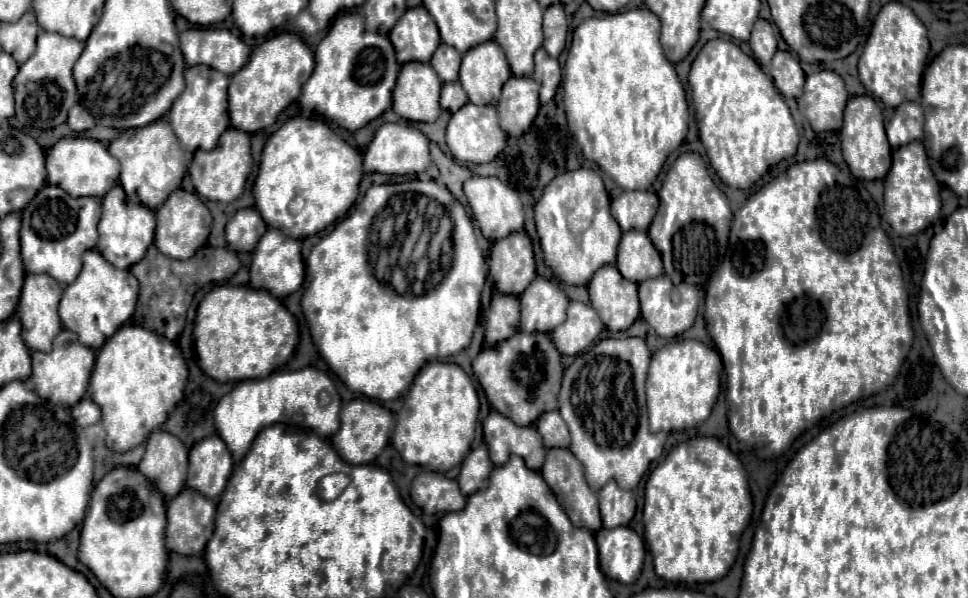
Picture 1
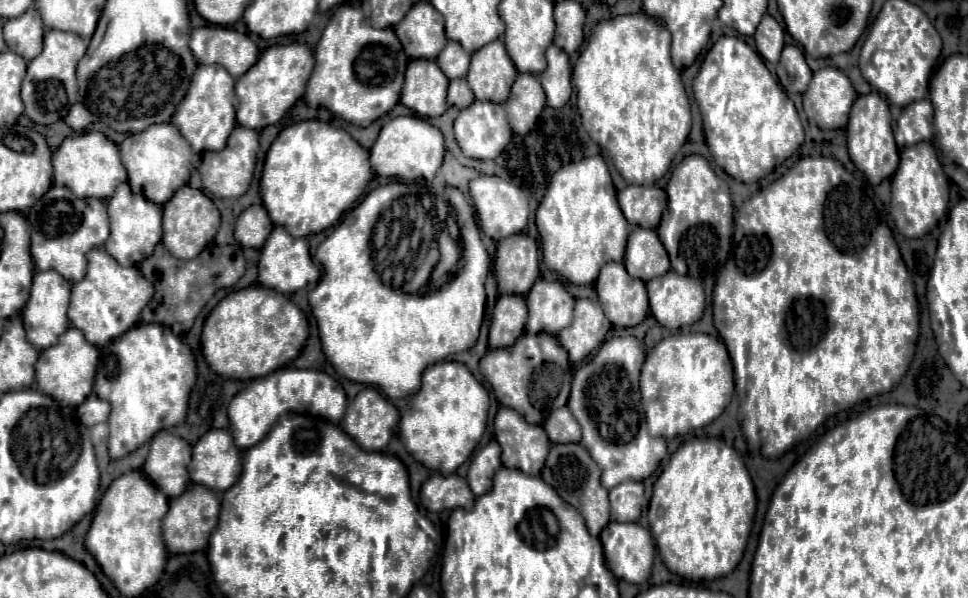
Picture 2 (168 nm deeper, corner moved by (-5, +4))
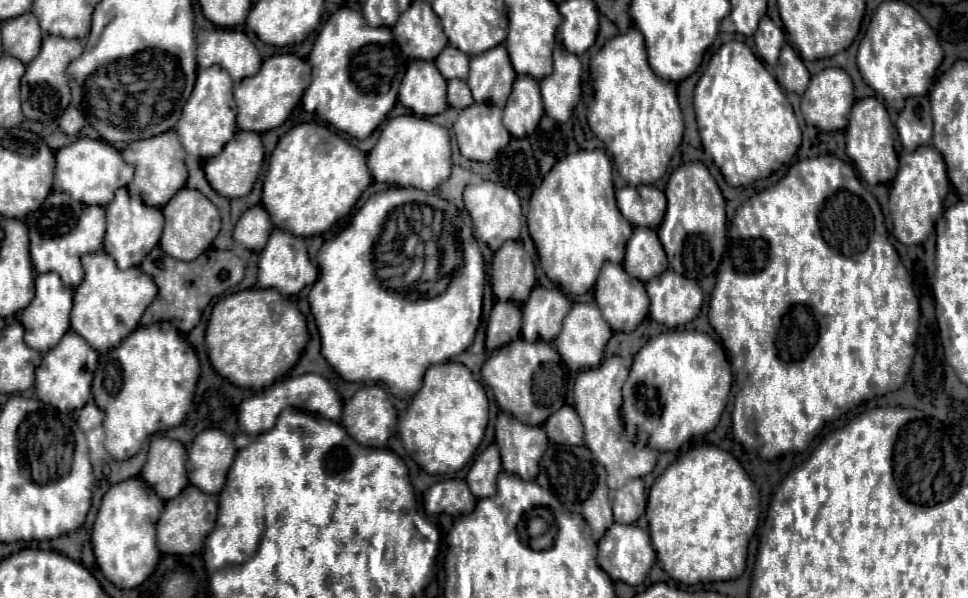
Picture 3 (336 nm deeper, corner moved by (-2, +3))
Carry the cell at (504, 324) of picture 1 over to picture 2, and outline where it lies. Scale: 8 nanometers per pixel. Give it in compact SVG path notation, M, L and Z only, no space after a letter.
M501 295L493 309L493 321L489 329L489 347L511 347L515 339L523 333L527 323L525 297L521 295Z

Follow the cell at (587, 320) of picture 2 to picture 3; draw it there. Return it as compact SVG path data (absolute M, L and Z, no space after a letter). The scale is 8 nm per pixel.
M574 304L570 314L566 316L566 320L562 322L562 332L554 340L554 346L556 346L558 354L562 356L562 362L570 370L598 368L598 364L604 358L604 348L606 348L606 342L610 340L610 336L612 336L612 330L604 322L600 308L596 304Z

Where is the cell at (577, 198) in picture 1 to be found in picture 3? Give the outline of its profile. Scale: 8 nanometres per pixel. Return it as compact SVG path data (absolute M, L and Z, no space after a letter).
M578 150L576 154L570 154L554 164L554 168L544 176L542 184L530 196L528 230L536 244L542 270L552 282L560 284L570 294L586 294L592 290L604 262L622 264L626 240L630 238L634 226L618 212L612 184L612 164L604 150Z

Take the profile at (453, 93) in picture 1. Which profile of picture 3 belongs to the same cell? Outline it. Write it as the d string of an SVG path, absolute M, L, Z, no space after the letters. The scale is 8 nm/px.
M450 80L448 82L448 104L456 110L468 108L470 104L474 104L474 100L470 96L470 88L464 80Z

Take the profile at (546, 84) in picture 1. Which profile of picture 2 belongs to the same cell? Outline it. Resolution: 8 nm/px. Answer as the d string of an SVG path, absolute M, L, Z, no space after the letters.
M549 45L545 57L547 57L547 69L539 75L539 81L545 87L547 105L559 109L569 101L573 91L569 55L561 51L557 45Z

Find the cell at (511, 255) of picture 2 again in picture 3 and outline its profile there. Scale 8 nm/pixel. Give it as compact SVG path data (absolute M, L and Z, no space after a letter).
M508 240L492 260L492 290L498 300L524 304L536 284L534 262L524 252L520 240Z

